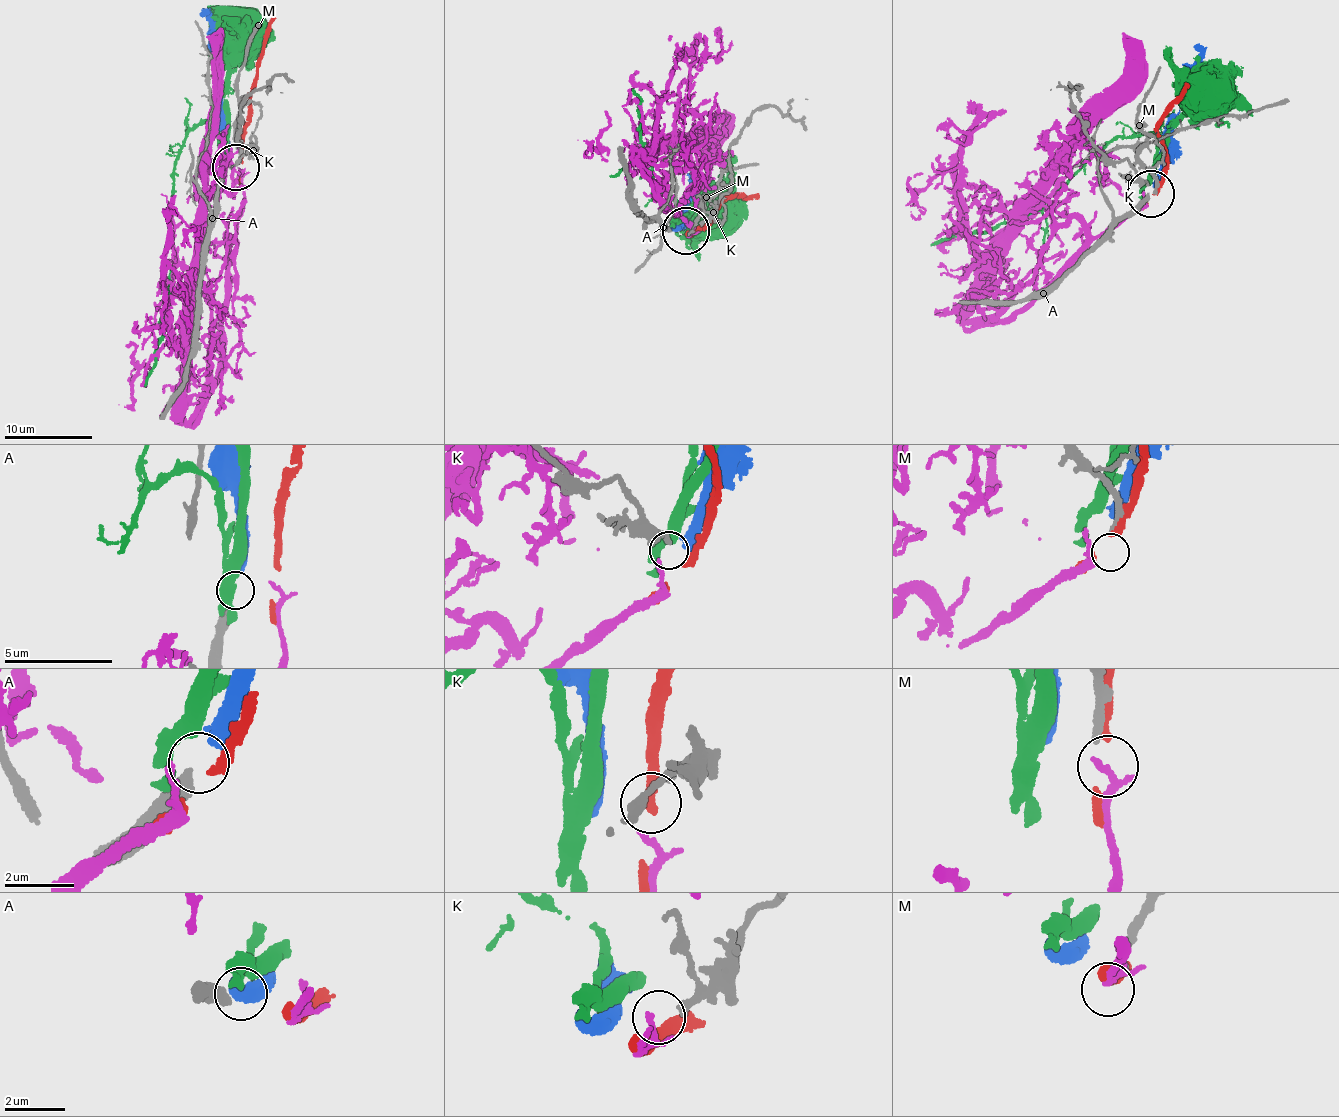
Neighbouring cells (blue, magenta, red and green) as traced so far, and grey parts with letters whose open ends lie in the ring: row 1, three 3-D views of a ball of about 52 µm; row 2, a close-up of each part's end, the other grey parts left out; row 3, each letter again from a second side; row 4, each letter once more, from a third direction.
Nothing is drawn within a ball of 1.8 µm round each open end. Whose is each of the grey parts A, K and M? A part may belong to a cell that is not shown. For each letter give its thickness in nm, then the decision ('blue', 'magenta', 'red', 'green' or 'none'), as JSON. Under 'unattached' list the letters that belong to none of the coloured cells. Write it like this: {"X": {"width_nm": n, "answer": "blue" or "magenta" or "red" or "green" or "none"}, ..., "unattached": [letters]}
{"A": {"width_nm": 400, "answer": "blue"}, "K": {"width_nm": 260, "answer": "none"}, "M": {"width_nm": 280, "answer": "magenta"}, "unattached": ["K"]}

